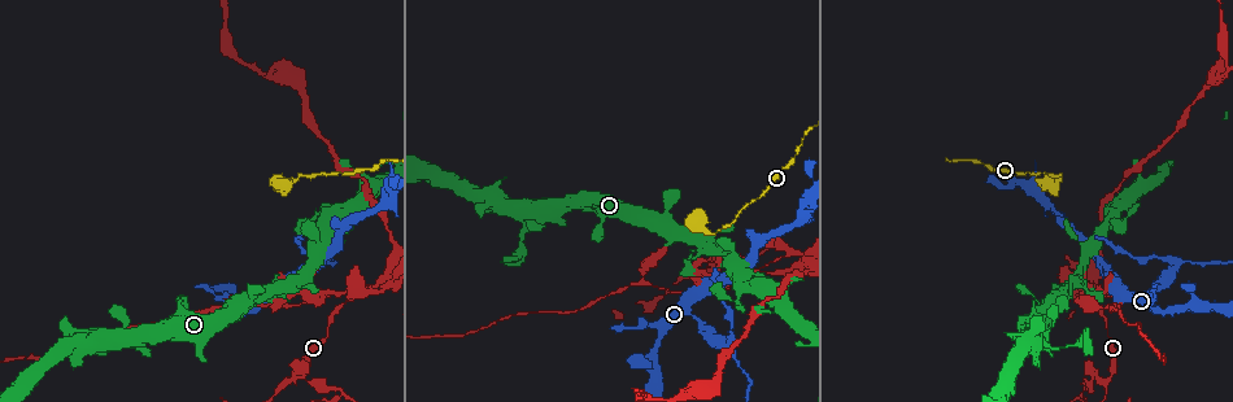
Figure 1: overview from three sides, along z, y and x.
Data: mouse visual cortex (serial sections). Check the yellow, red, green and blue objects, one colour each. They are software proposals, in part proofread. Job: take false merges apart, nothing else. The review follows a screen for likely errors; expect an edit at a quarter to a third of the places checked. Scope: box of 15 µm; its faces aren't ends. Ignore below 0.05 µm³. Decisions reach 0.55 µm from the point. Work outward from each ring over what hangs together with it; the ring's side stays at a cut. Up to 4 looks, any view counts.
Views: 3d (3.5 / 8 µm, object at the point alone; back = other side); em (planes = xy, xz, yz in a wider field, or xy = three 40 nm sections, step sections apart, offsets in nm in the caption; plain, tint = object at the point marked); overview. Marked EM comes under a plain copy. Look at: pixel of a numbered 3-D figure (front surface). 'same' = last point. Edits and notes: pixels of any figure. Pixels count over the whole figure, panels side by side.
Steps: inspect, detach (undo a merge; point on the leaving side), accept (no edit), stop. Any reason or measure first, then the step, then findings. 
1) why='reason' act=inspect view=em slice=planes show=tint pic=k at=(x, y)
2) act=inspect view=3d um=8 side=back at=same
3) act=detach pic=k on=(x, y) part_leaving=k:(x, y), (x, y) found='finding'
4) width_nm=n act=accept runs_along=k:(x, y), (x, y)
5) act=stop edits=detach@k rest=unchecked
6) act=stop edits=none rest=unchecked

why='thick turns thin' act=inspect view=3d um=3.5 pic=1 at=(1058, 180)

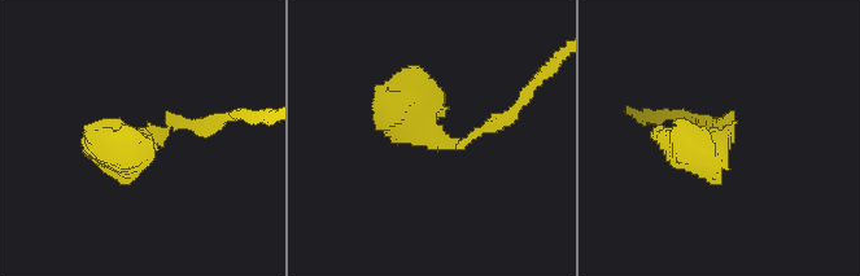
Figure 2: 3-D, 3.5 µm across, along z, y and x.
why='need the tissue' act=inspect view=em slice=xy step=5 show=tint pic=2 at=(431, 141)

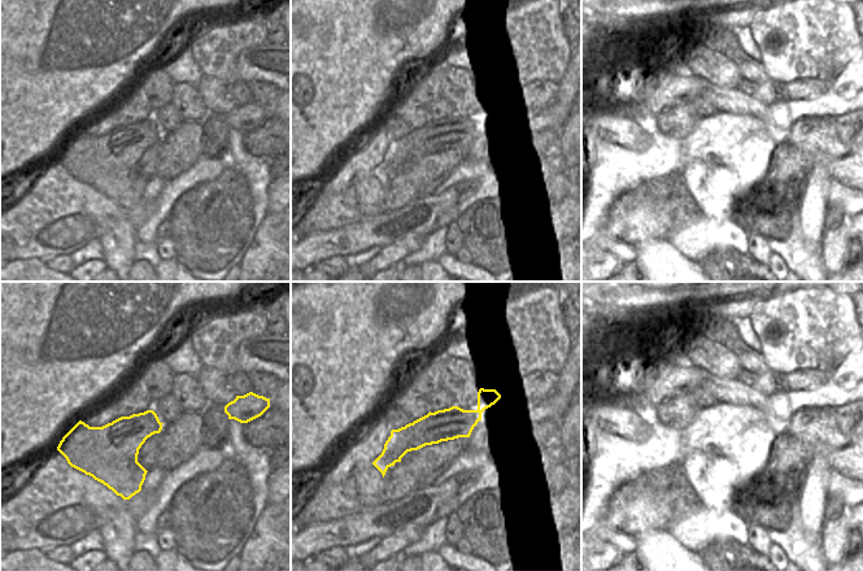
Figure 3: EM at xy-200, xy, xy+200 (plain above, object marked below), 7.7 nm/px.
width_nm=240 act=detach pic=2 on=(411, 134) part_leaving=2:(454, 145), (410, 118), (402, 69) found='two cells meet here'

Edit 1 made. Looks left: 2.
why='abrupt turn' act=inspect view=3d um=3.5 pic=1 at=(1124, 219)

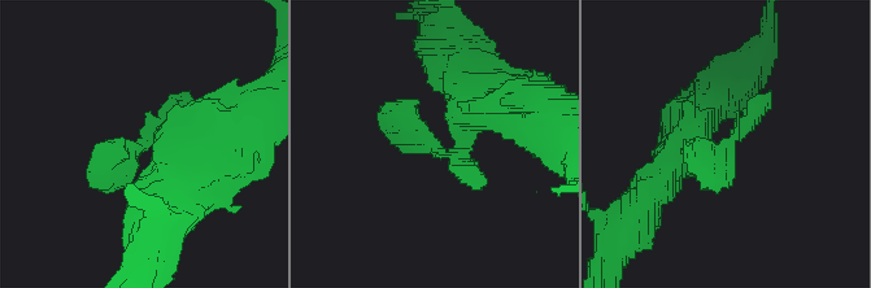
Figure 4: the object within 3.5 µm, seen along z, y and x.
act=inspect view=em slice=xy step=1 show=tint pic=4 at=(733, 141)

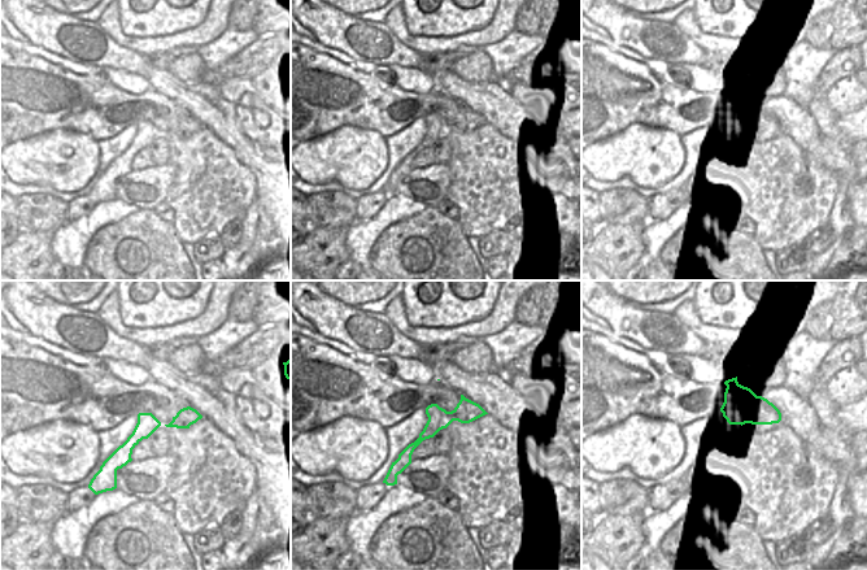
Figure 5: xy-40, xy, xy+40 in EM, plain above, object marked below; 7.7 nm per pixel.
act=detach pic=4 on=(129, 168) part_leaving=4:(456, 149), (444, 152), (377, 116) found='two cells meet here'

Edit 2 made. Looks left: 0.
act=stop edits=detach@2,detach@4 rest=unchecked

